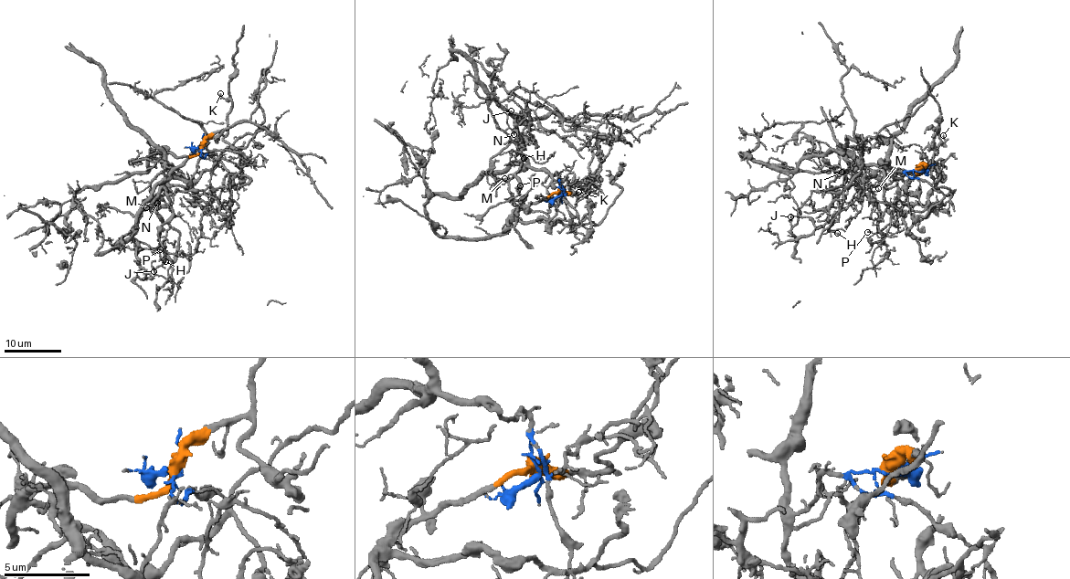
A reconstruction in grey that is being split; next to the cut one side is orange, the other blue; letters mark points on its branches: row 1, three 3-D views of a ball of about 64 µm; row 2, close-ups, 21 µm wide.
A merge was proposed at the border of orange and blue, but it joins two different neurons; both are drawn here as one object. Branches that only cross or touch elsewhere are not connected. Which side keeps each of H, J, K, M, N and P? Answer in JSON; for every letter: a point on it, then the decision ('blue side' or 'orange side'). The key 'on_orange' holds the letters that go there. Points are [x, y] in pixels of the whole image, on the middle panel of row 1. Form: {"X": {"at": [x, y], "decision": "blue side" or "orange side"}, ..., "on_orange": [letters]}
{"H": {"at": [524, 158], "decision": "blue side"}, "J": {"at": [511, 110], "decision": "blue side"}, "K": {"at": [578, 192], "decision": "orange side"}, "M": {"at": [504, 178], "decision": "blue side"}, "N": {"at": [513, 134], "decision": "blue side"}, "P": {"at": [520, 185], "decision": "blue side"}, "on_orange": ["K"]}

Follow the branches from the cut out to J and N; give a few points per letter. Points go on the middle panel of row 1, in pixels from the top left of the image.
J: (560, 193), (558, 174), (536, 169), (521, 152), (528, 138), (514, 117), (528, 116), (511, 111)
N: (560, 193), (558, 174), (556, 173), (555, 176), (529, 163), (521, 146), (505, 131), (508, 128), (513, 135)

